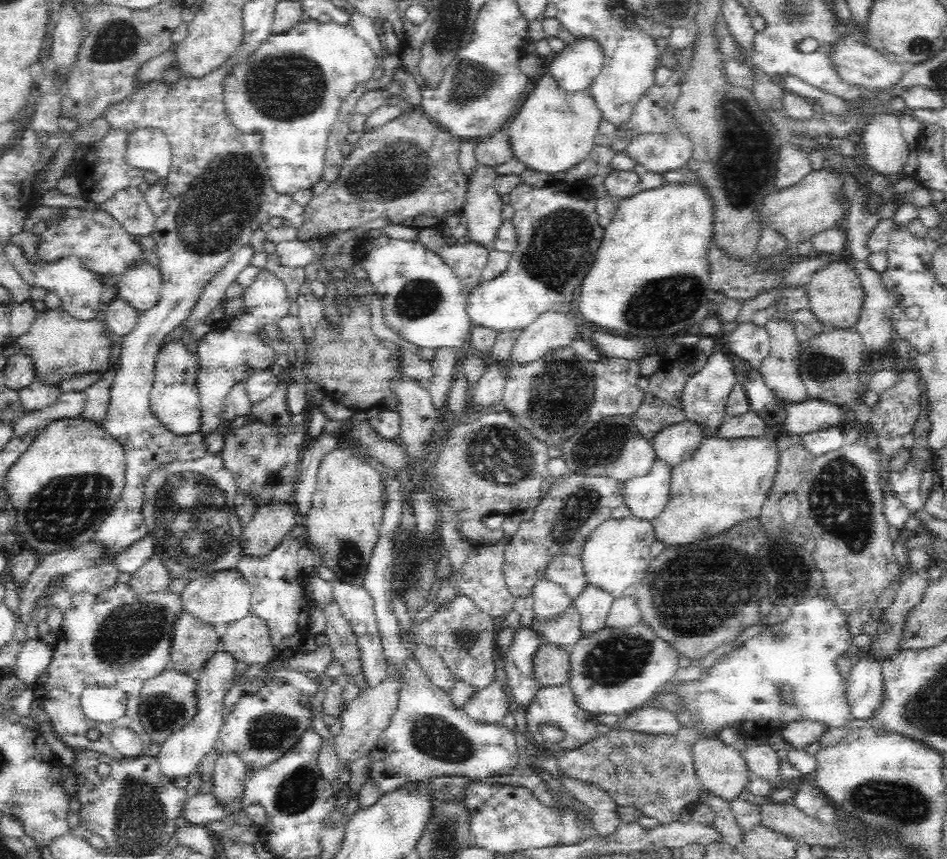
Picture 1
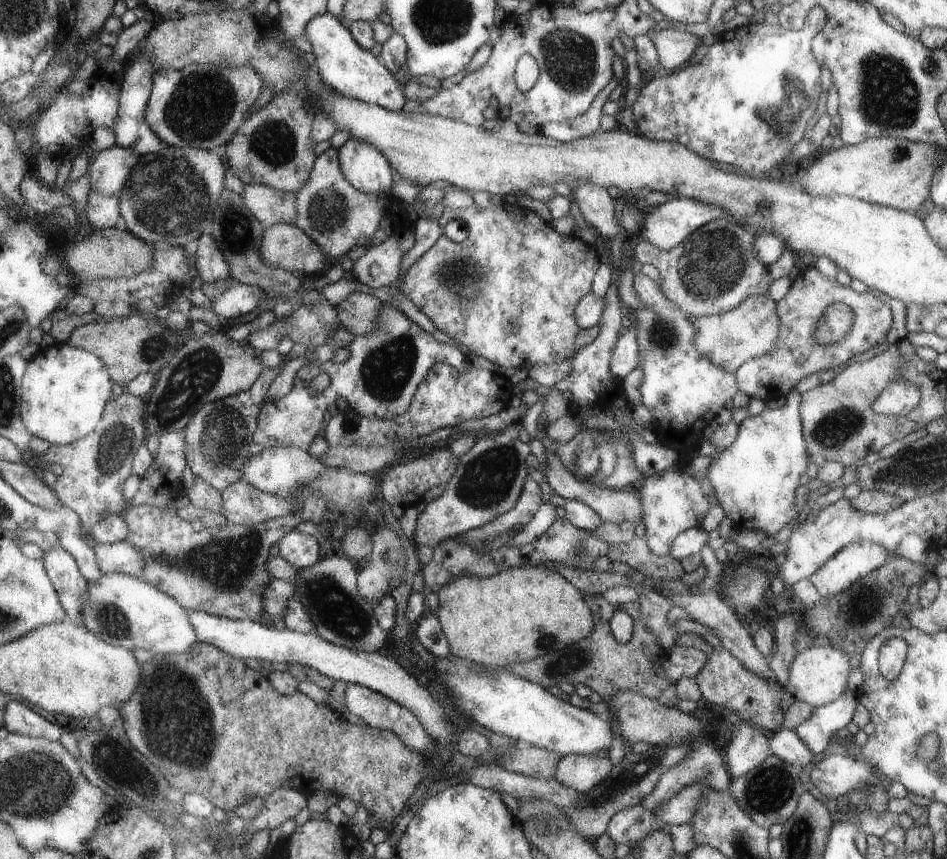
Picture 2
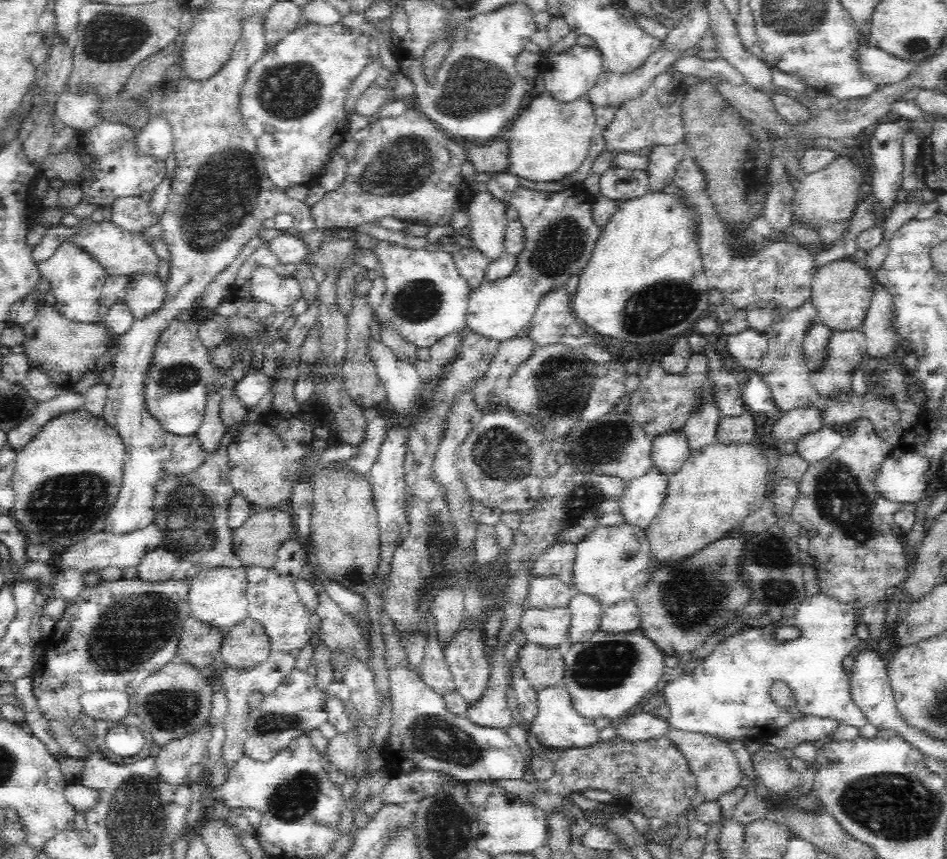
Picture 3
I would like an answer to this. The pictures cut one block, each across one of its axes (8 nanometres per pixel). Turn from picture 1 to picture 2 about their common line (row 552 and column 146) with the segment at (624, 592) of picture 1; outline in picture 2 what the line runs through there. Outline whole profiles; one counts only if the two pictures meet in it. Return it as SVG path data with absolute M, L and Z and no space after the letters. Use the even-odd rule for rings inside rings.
M123 572L104 573L100 580L89 582L87 596L81 608L81 620L85 627L105 642L132 651L145 649L155 656L186 653L200 642L189 610L178 599L144 578Z

